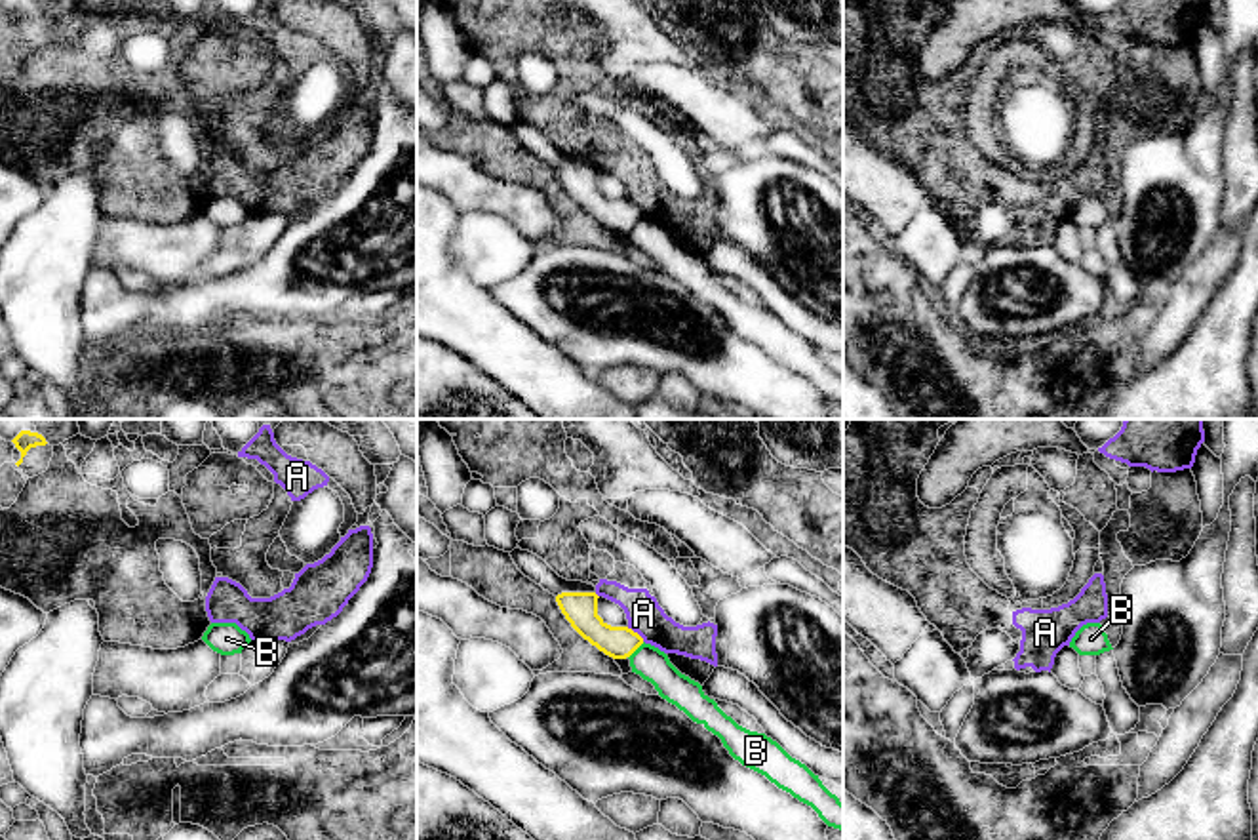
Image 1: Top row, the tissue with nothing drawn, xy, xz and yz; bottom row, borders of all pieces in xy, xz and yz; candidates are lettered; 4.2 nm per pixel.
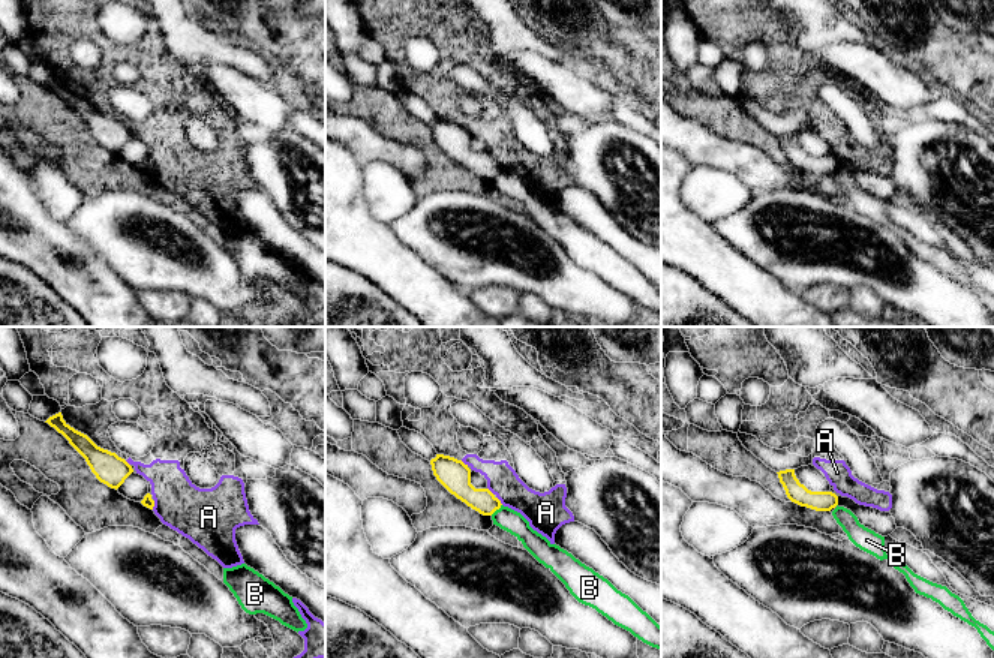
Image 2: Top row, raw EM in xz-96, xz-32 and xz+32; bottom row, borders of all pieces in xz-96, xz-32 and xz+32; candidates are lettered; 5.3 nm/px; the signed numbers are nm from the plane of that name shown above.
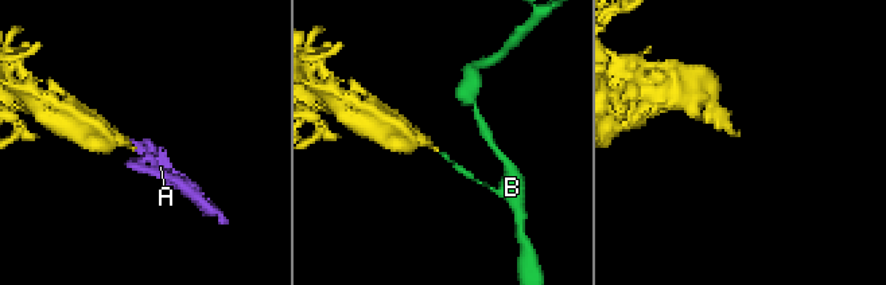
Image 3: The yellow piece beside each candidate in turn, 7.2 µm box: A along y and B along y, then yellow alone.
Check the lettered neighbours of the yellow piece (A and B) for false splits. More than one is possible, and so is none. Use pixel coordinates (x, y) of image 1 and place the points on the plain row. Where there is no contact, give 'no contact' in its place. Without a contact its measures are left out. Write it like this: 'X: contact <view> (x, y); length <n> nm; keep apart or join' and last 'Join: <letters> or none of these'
A: contact xz (636, 206); length 100 nm; keep apart
B: contact xz (636, 221); length 100 nm; keep apart
Join: none of these

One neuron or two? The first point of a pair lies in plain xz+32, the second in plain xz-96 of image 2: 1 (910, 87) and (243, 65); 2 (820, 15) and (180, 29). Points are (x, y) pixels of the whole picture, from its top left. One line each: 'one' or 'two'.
1: two
2: one

